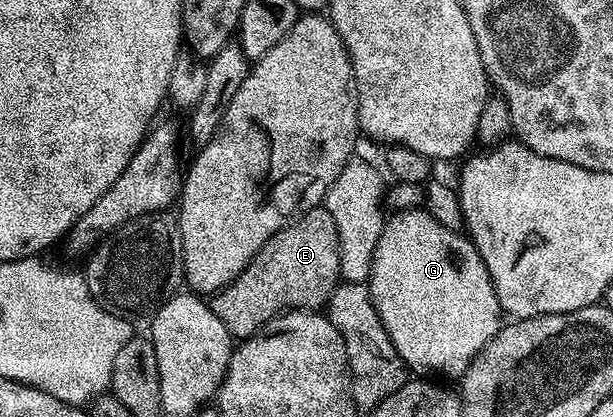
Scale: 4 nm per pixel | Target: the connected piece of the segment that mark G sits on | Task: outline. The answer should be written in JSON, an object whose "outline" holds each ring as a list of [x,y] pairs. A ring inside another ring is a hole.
{"outline":[[[410,207],[392,212],[383,222],[383,230],[376,241],[376,249],[373,251],[371,259],[371,273],[369,276],[369,288],[371,290],[371,302],[397,351],[401,355],[404,365],[415,369],[432,369],[435,373],[455,373],[462,375],[469,366],[471,361],[477,356],[479,350],[483,349],[495,337],[501,328],[501,310],[499,300],[495,294],[495,288],[491,282],[489,271],[481,259],[481,255],[475,249],[475,244],[471,242],[470,236],[463,233],[454,233],[449,231],[449,227],[441,227],[433,215],[429,215],[426,208]]]}

